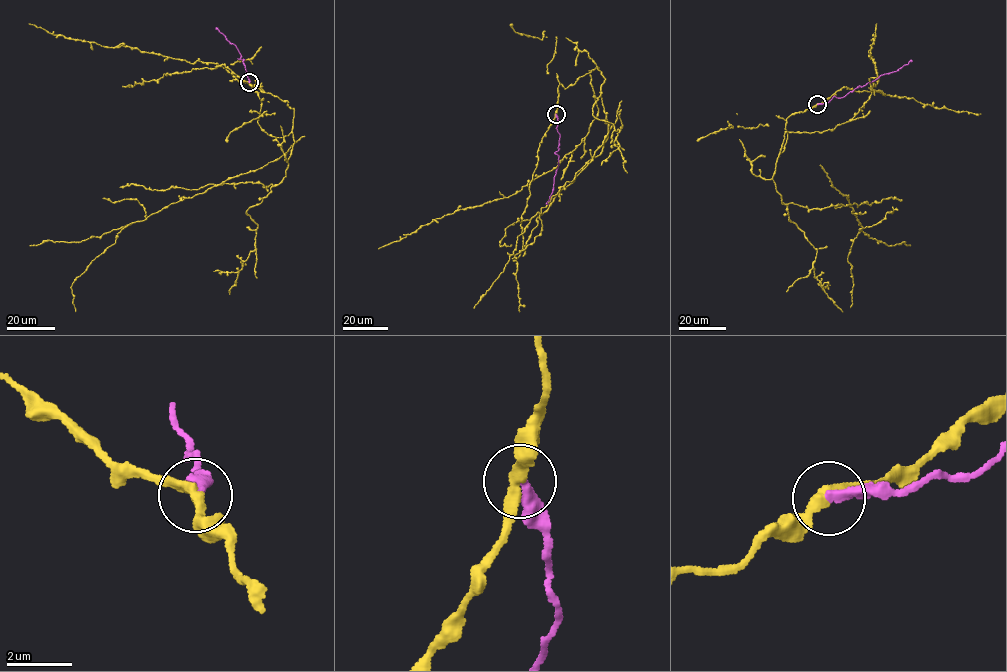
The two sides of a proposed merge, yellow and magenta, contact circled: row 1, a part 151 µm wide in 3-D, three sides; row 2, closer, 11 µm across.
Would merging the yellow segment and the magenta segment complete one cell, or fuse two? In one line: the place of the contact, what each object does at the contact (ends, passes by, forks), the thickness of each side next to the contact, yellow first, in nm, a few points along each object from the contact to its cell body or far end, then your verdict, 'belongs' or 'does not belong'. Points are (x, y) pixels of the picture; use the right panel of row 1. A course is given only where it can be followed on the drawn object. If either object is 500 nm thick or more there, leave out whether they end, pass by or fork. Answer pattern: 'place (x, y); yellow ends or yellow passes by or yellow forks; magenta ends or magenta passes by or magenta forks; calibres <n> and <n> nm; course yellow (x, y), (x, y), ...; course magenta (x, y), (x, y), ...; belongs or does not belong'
place (817, 104); yellow passes by; magenta ends; calibres 280 and 320 nm; course yellow (817, 104), (786, 119), (772, 179), (781, 201), (809, 209), (849, 203), (869, 237), (910, 245); course magenta (817, 104), (829, 102), (834, 96), (844, 97), (857, 87), (901, 68), (911, 60); does not belong

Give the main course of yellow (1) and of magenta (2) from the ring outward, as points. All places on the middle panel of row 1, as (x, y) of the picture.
1: (555, 114), (560, 84), (566, 88), (598, 67), (605, 79), (607, 135), (587, 165), (532, 216), (474, 308)
2: (555, 114), (560, 138), (554, 153), (558, 156), (558, 166), (552, 192), (546, 204)

